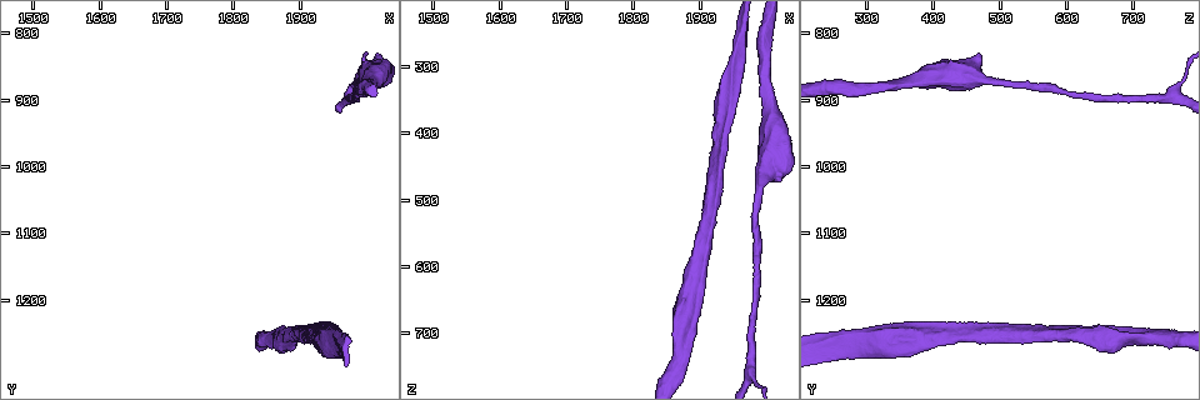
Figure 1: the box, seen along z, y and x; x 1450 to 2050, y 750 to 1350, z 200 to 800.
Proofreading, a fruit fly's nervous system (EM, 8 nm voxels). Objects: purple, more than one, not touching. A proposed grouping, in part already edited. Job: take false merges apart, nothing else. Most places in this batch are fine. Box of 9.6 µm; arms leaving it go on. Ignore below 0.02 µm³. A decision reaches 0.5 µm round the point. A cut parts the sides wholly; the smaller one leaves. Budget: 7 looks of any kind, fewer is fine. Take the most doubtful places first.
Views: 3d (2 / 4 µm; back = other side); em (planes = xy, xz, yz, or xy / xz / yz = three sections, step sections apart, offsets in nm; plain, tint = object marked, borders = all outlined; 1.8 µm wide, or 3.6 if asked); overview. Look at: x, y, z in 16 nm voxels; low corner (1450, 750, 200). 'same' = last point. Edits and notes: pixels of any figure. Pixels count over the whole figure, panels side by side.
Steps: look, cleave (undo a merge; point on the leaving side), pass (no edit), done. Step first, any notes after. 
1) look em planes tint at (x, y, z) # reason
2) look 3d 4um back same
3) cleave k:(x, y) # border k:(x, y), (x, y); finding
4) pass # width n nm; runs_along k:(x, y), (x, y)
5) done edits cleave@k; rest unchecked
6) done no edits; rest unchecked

look 3d 4um back at (1975, 885, 755) # three arms meet

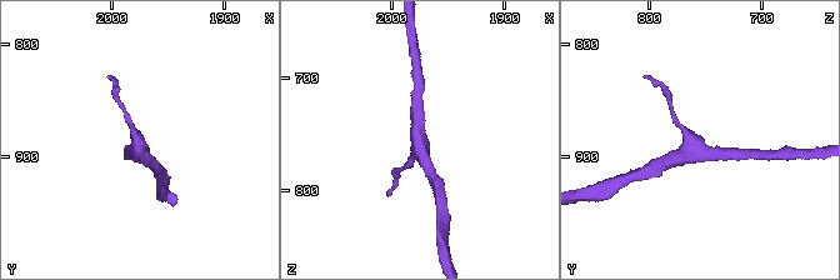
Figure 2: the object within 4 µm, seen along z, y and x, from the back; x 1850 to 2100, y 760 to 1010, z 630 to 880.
look em planes tint at (1974, 890, 758) # arms 3

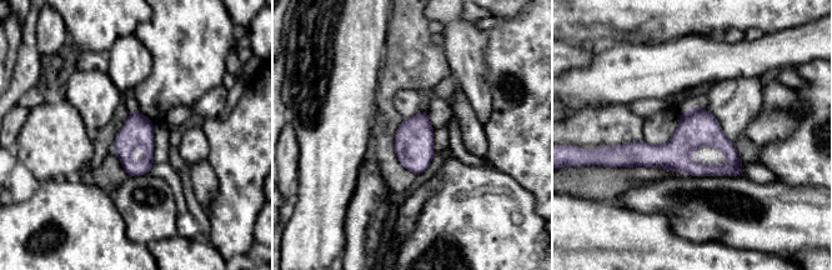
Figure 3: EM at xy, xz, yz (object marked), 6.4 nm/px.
pass # all the same neuron

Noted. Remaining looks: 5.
look 3d 4um at (1930, 1255, 400) # thick turns thin

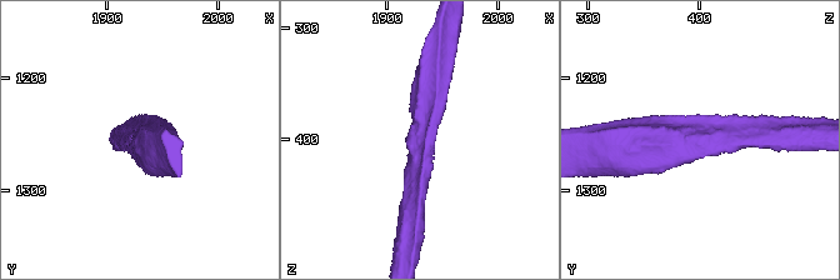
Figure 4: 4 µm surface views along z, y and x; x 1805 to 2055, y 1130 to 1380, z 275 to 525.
look em planes tint at (1930, 1260, 400) # arm_widths 220, 500 nm; shape alone is not enough

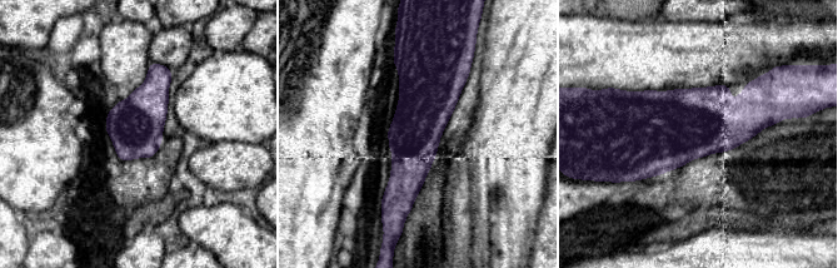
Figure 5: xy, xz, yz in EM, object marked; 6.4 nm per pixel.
pass # one neuron here

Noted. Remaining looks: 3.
look 3d 4um back at (1960, 1260, 280) # thick turns thin

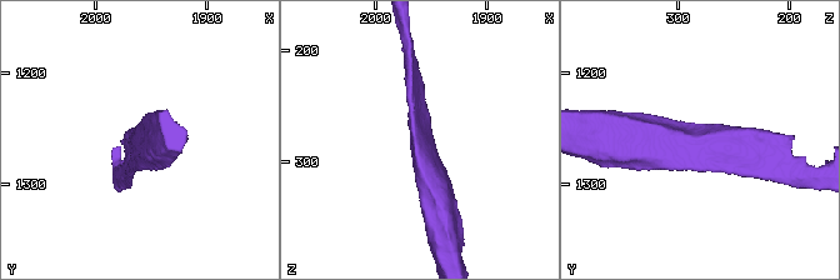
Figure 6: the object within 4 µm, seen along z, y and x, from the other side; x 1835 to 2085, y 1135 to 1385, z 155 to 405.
look em xz step 16 tint at (1958, 1260, 282)

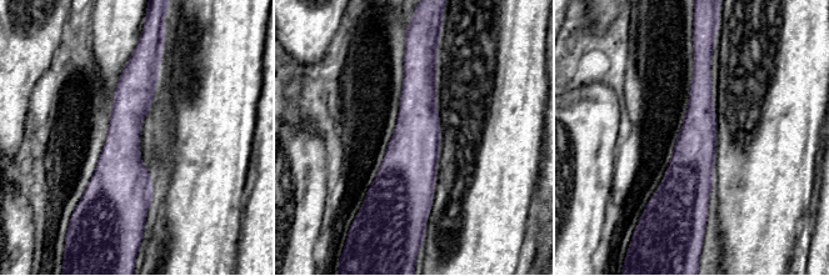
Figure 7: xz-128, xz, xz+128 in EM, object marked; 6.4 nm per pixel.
pass # runs_along 7:(408, 61), (418, 73), (420, 211); continuous, no second neuron

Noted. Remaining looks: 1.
done no edits; rest unchecked

